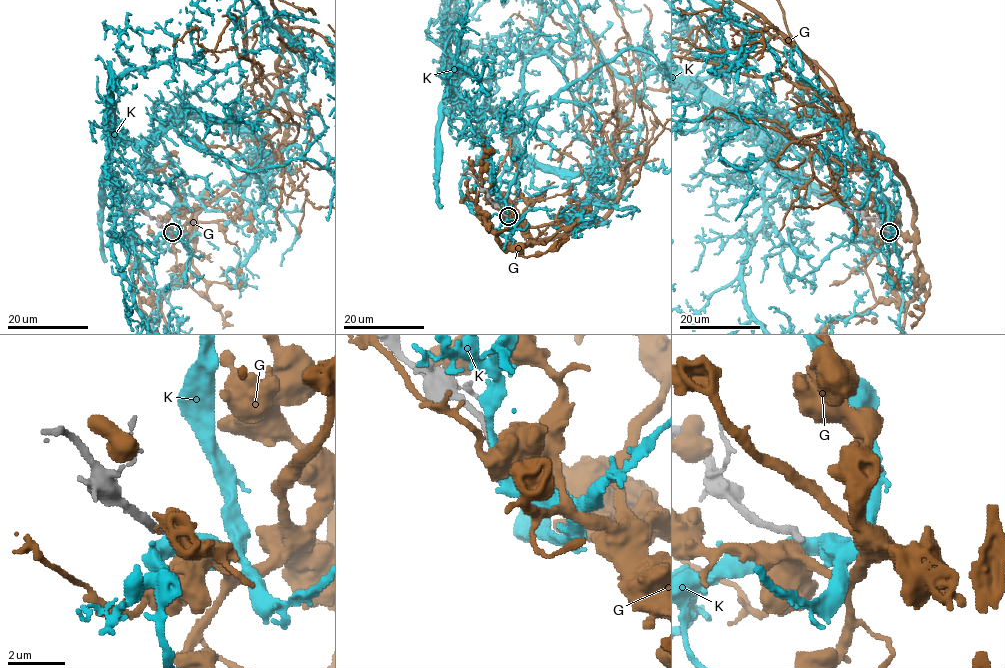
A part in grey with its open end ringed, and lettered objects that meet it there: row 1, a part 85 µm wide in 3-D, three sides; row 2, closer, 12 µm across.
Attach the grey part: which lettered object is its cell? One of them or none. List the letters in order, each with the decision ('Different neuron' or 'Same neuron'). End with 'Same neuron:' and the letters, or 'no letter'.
G: Different neuron
K: Different neuron
Same neuron: no letter

